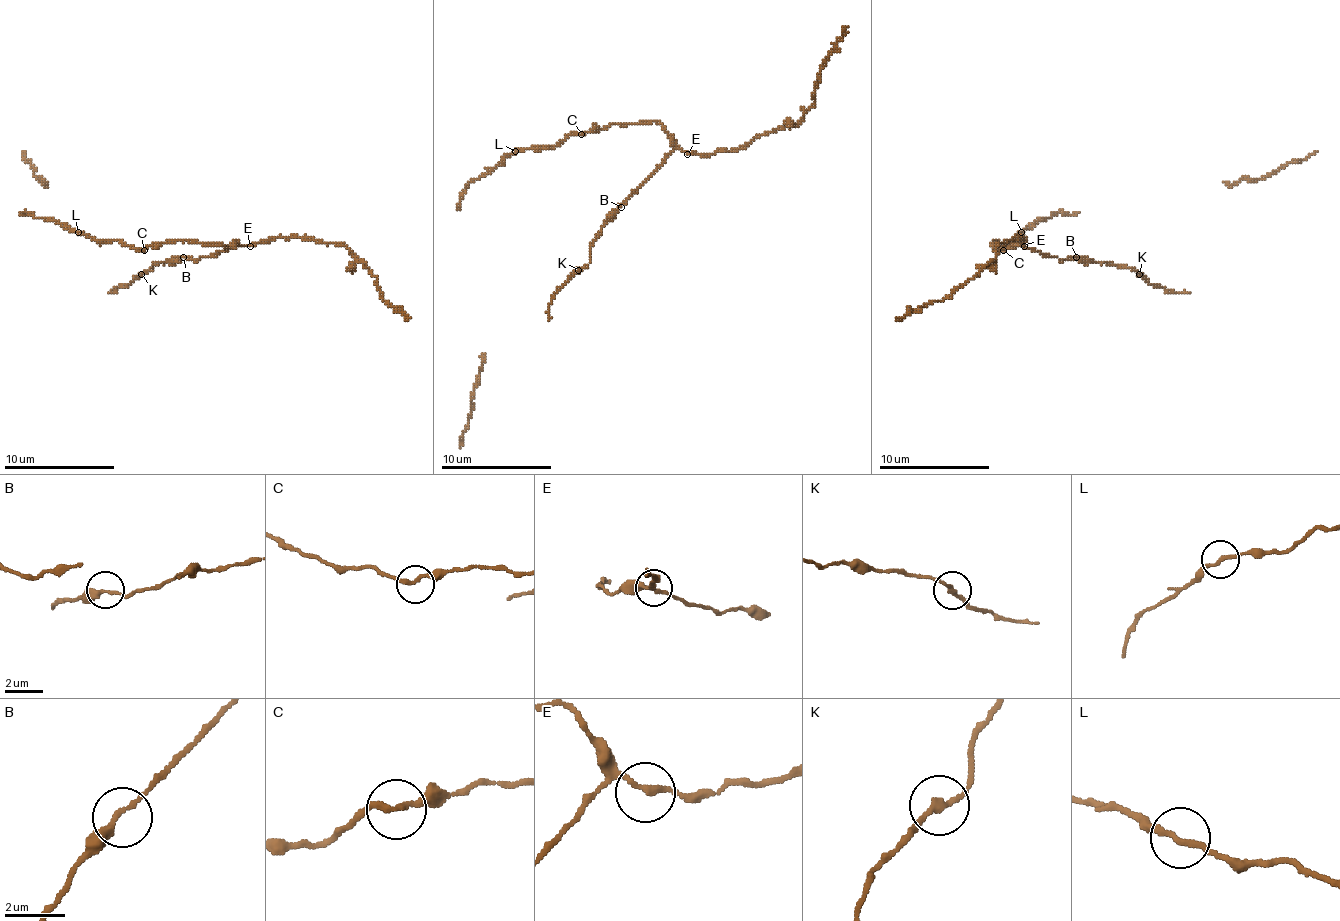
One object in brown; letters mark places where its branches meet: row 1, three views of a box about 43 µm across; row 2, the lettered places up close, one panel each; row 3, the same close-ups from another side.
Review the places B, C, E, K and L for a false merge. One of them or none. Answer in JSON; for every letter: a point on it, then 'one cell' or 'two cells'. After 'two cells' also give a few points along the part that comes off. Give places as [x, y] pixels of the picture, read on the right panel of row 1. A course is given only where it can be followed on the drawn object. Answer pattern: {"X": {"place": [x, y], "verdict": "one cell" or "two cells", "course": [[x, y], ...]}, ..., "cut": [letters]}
{"B": {"place": [1076, 257], "verdict": "one cell"}, "C": {"place": [1003, 250], "verdict": "one cell"}, "E": {"place": [1024, 246], "verdict": "one cell"}, "K": {"place": [1139, 274], "verdict": "one cell"}, "L": {"place": [1021, 232], "verdict": "one cell"}, "cut": []}

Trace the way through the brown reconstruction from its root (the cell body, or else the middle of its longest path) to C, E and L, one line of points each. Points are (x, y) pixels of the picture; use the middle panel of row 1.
C: (615, 209), (673, 149), (673, 137), (657, 121), (610, 124), (582, 135)
E: (615, 209), (676, 149), (687, 154)
L: (615, 209), (673, 149), (673, 137), (657, 121), (610, 124), (568, 135), (554, 146), (515, 151)

